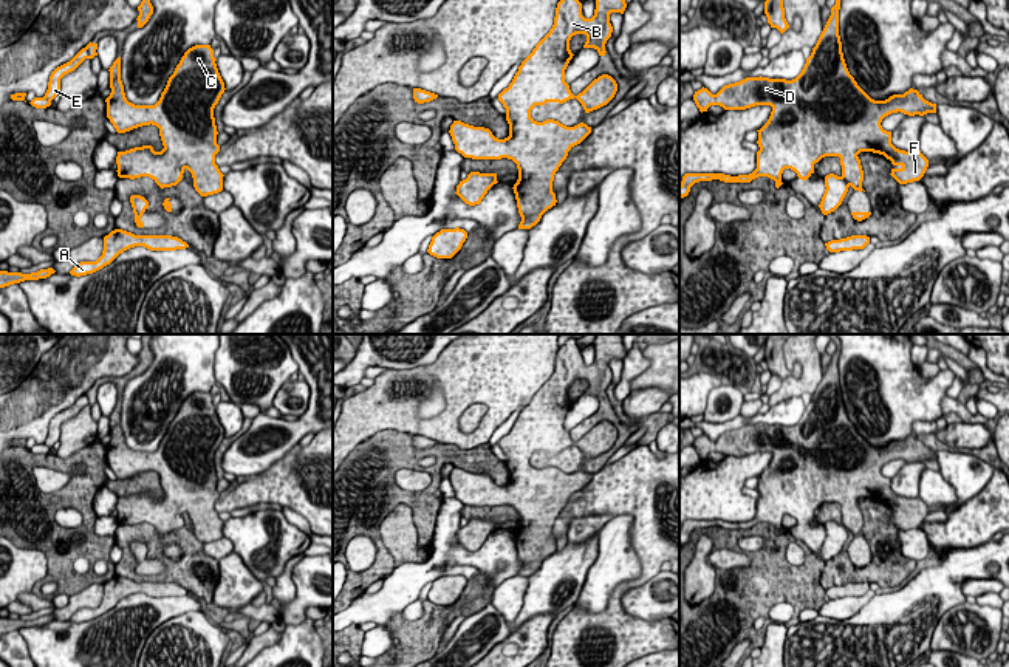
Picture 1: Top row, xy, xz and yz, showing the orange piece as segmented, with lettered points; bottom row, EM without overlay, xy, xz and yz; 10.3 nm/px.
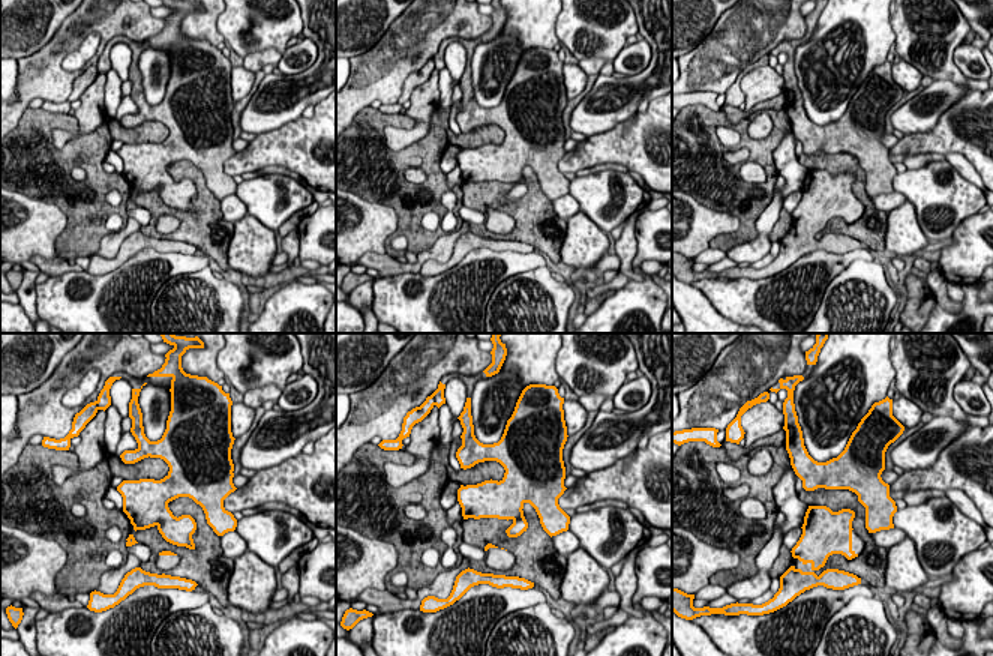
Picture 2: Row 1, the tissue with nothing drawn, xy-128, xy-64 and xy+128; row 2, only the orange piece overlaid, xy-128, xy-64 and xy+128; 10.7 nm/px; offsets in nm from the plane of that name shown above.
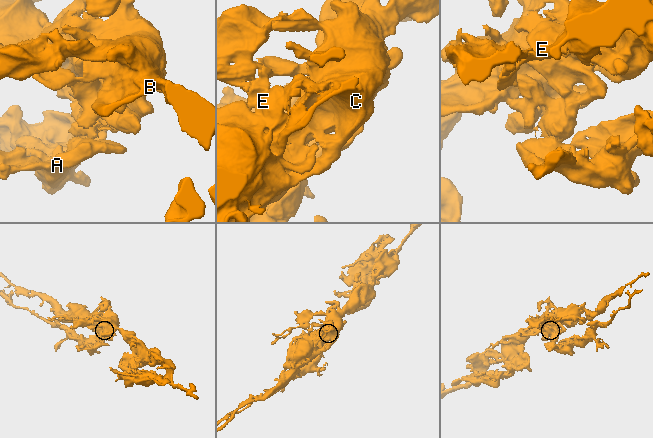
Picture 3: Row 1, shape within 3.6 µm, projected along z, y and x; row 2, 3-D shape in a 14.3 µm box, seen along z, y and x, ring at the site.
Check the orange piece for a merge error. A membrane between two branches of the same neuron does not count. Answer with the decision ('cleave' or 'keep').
keep

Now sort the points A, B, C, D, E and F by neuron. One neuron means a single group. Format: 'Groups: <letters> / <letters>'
Groups: A B C D E F

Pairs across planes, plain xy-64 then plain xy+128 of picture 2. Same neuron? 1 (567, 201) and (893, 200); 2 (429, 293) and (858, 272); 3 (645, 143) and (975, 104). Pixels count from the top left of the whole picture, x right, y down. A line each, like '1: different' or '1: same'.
1: same
2: different
3: same

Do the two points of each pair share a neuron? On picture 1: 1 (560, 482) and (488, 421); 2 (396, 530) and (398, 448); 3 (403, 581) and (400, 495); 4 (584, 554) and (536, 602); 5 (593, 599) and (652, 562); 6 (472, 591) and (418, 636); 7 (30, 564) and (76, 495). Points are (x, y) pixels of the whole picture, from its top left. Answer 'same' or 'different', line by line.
1: different
2: different
3: different
4: same
5: different
6: same
7: different

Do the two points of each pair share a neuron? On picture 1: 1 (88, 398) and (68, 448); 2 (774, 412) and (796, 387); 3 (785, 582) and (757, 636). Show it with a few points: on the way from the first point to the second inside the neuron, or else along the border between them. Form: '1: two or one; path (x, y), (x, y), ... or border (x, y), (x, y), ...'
1: one; path (81, 410), (73, 435)
2: two; border (797, 395), (771, 406)
3: one; path (771, 591), (749, 613), (749, 622)

